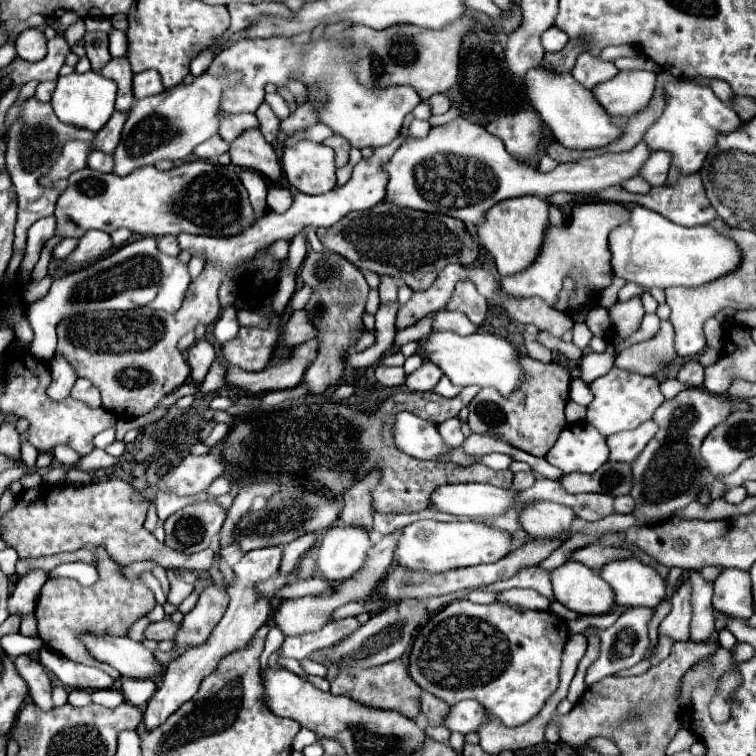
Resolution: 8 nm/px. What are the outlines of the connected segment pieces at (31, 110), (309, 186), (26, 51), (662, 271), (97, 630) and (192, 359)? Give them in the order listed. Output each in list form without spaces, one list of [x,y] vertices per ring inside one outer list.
[[[29,98],[21,104],[21,114],[17,118],[17,124],[13,122],[9,126],[7,136],[9,136],[9,140],[7,140],[5,162],[7,162],[7,170],[11,174],[11,180],[15,184],[17,196],[19,196],[19,214],[17,214],[17,226],[15,226],[15,250],[23,250],[29,226],[33,222],[37,222],[39,218],[51,216],[55,210],[57,198],[67,188],[67,180],[57,180],[57,182],[53,182],[53,186],[41,186],[39,178],[43,178],[51,170],[53,162],[59,158],[63,146],[69,140],[89,142],[95,138],[95,134],[89,130],[61,122],[53,112],[51,102],[39,102],[37,98]]]
[[[309,140],[285,148],[283,170],[287,182],[303,194],[325,194],[335,188],[335,152],[325,144]]]
[[[27,28],[19,34],[15,48],[23,60],[41,60],[47,54],[47,40],[39,28]]]
[[[645,206],[633,208],[629,222],[611,232],[609,248],[613,254],[613,272],[645,290],[655,286],[663,290],[669,286],[697,288],[735,272],[741,264],[739,246],[713,226],[685,228]]]
[[[103,548],[97,550],[97,558],[99,558],[99,582],[95,586],[81,586],[77,580],[73,578],[55,578],[55,580],[47,580],[37,606],[35,606],[35,620],[37,620],[37,632],[39,638],[43,640],[43,644],[47,648],[51,648],[53,652],[79,662],[79,664],[87,664],[87,666],[95,666],[105,670],[113,680],[119,680],[121,674],[117,670],[113,670],[111,666],[95,660],[87,648],[83,646],[83,642],[79,640],[81,634],[109,634],[109,636],[127,636],[127,630],[131,628],[133,622],[137,622],[139,618],[147,616],[153,608],[155,608],[155,598],[153,592],[147,590],[147,586],[143,586],[139,580],[127,580],[121,576],[121,566],[115,566],[115,562],[109,560],[107,552]]]
[[[201,340],[197,344],[191,346],[189,354],[187,354],[187,362],[191,366],[191,380],[195,384],[201,384],[205,374],[207,374],[207,366],[211,366],[215,360],[215,350],[209,342]]]

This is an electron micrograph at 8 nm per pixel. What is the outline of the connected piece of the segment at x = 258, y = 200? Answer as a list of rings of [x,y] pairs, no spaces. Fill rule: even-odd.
[[[243,170],[241,172],[241,182],[249,192],[249,200],[251,200],[251,206],[255,210],[257,218],[265,216],[267,214],[267,202],[265,202],[267,184],[265,184],[263,176],[259,172],[255,172],[255,170]]]

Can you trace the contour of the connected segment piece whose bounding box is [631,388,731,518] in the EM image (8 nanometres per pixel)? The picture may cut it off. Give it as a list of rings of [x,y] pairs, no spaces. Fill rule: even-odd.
[[[705,388],[683,390],[659,406],[653,416],[659,424],[659,432],[645,446],[643,454],[639,454],[639,458],[631,464],[635,470],[635,486],[631,488],[631,496],[637,502],[637,510],[633,512],[637,518],[667,518],[675,510],[693,502],[695,494],[699,494],[699,486],[713,482],[711,474],[707,474],[707,466],[703,466],[699,446],[707,436],[707,430],[723,422],[729,412],[731,404],[727,396],[715,396]]]

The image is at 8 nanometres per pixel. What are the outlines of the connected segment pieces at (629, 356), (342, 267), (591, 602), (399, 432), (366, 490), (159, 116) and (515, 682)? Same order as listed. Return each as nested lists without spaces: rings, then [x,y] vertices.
[[[663,320],[661,330],[653,340],[627,346],[615,358],[615,366],[623,370],[639,372],[639,374],[655,374],[667,368],[669,364],[673,364],[673,360],[677,358],[673,338],[675,338],[675,332],[671,322]]]
[[[309,252],[303,266],[301,266],[301,278],[307,286],[313,288],[313,294],[309,302],[305,304],[305,312],[309,320],[315,326],[317,332],[317,358],[307,368],[303,382],[309,384],[309,394],[323,394],[329,386],[337,384],[343,372],[343,358],[347,350],[357,342],[359,334],[355,334],[357,326],[361,326],[361,314],[365,310],[369,284],[365,282],[359,268],[355,268],[351,262],[347,262],[343,256],[335,252]]]
[[[567,560],[551,572],[555,600],[577,614],[607,614],[615,606],[615,592],[599,576],[581,562]]]
[[[411,412],[395,414],[391,432],[395,446],[419,460],[433,460],[449,450],[447,446],[443,446],[437,426]]]
[[[379,472],[369,474],[363,482],[357,482],[351,486],[343,500],[345,508],[341,512],[341,522],[347,526],[359,526],[365,528],[367,532],[373,530],[373,510],[371,510],[371,490],[375,482],[379,480]]]
[[[201,74],[189,86],[179,84],[175,88],[163,90],[161,94],[137,100],[125,122],[121,142],[113,152],[115,160],[113,172],[117,176],[127,176],[137,168],[155,166],[159,160],[183,160],[191,156],[197,144],[217,134],[219,100],[225,86],[231,86],[235,78],[239,78],[239,74],[225,74],[225,76]]]
[[[455,600],[433,614],[419,630],[409,658],[409,674],[425,692],[445,700],[449,706],[471,698],[489,710],[489,714],[497,716],[505,726],[517,727],[536,716],[545,700],[557,690],[561,654],[567,638],[567,624],[549,610],[521,610],[503,602],[481,606],[469,600]]]

